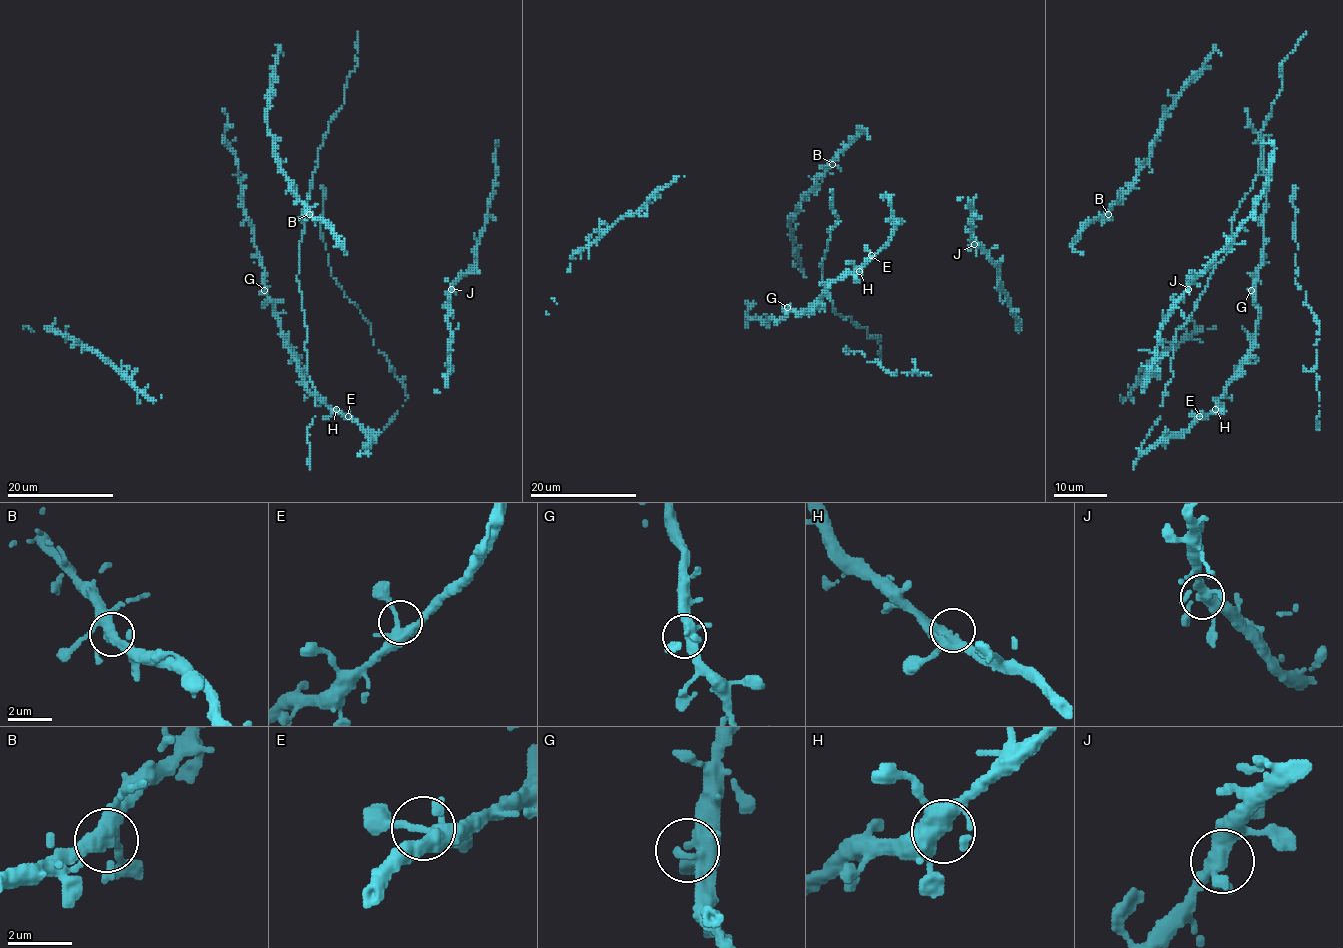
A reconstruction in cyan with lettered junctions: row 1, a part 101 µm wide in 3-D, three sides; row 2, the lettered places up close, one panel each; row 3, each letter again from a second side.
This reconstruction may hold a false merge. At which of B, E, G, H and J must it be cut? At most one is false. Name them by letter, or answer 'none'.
none

